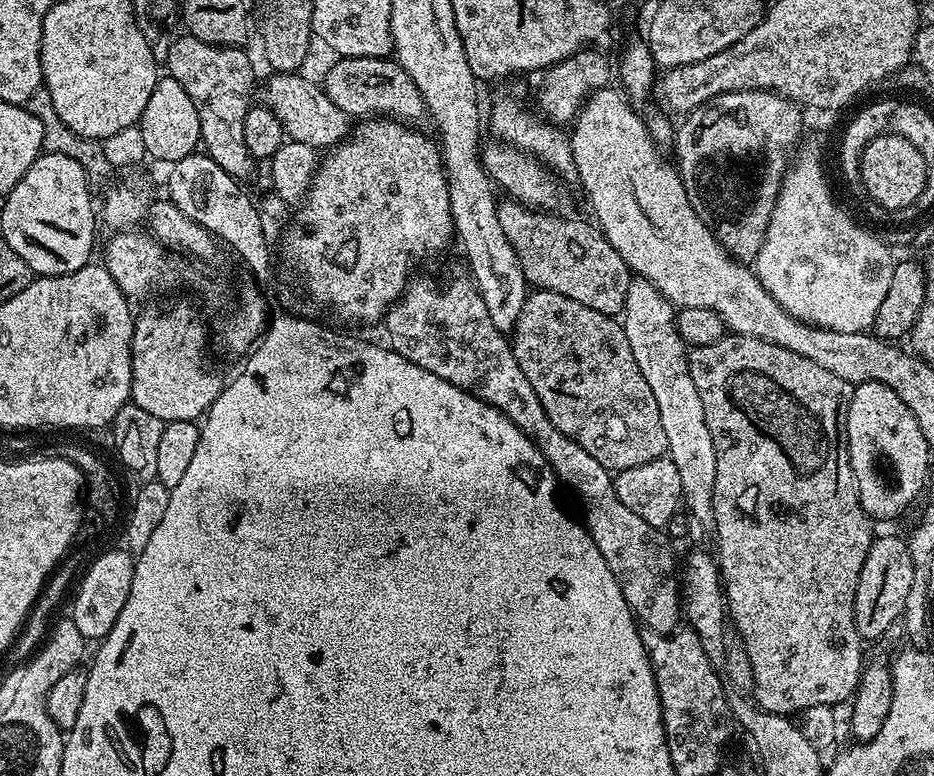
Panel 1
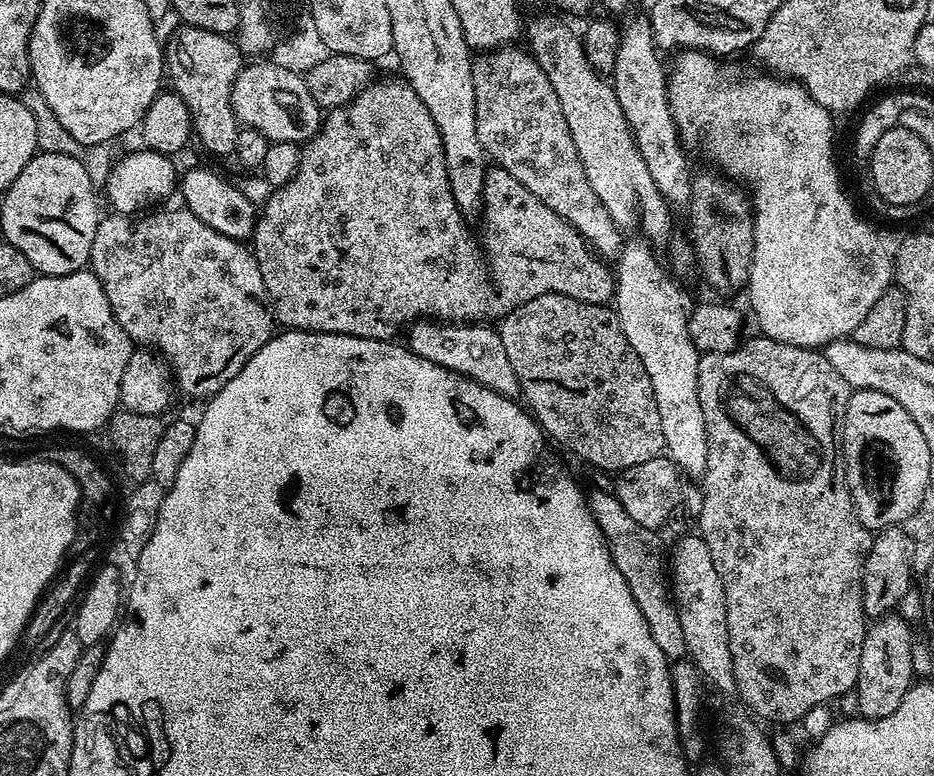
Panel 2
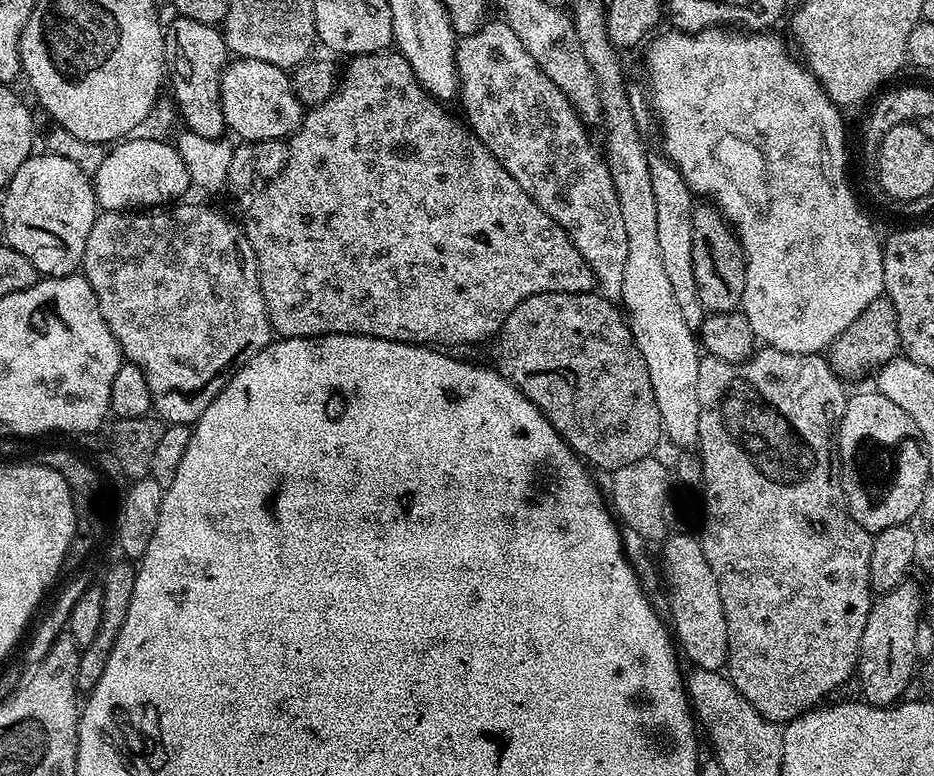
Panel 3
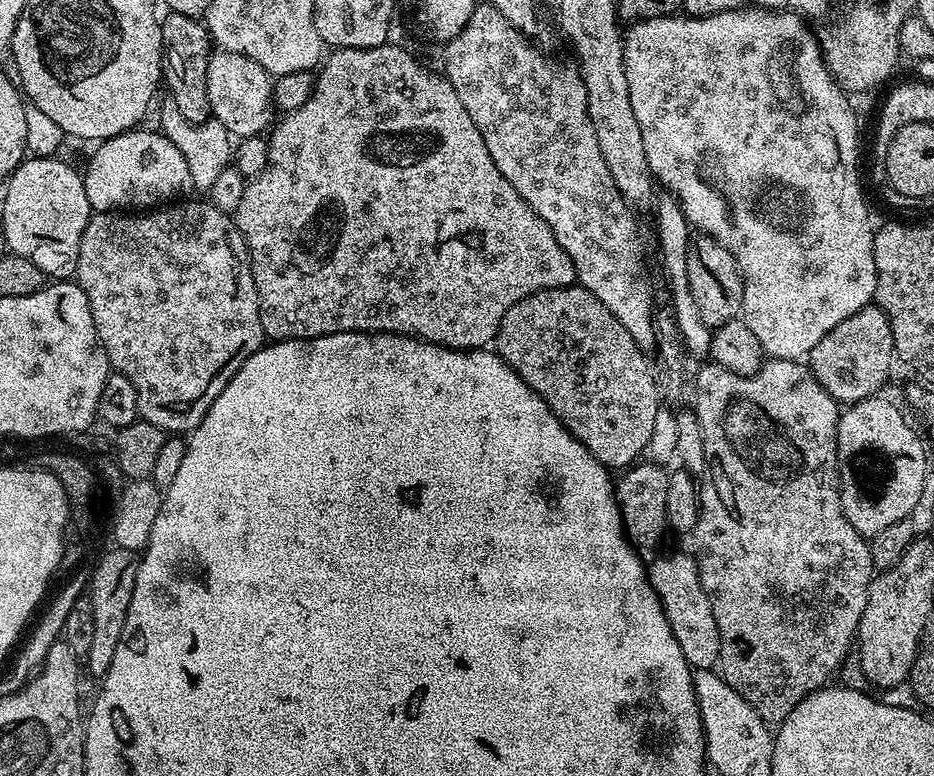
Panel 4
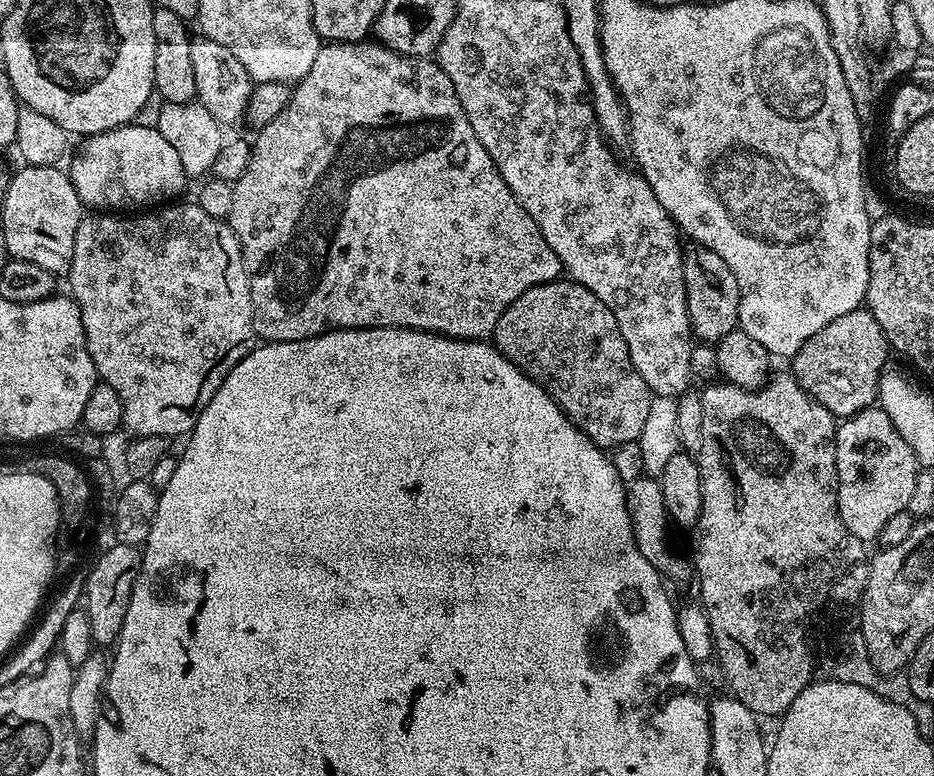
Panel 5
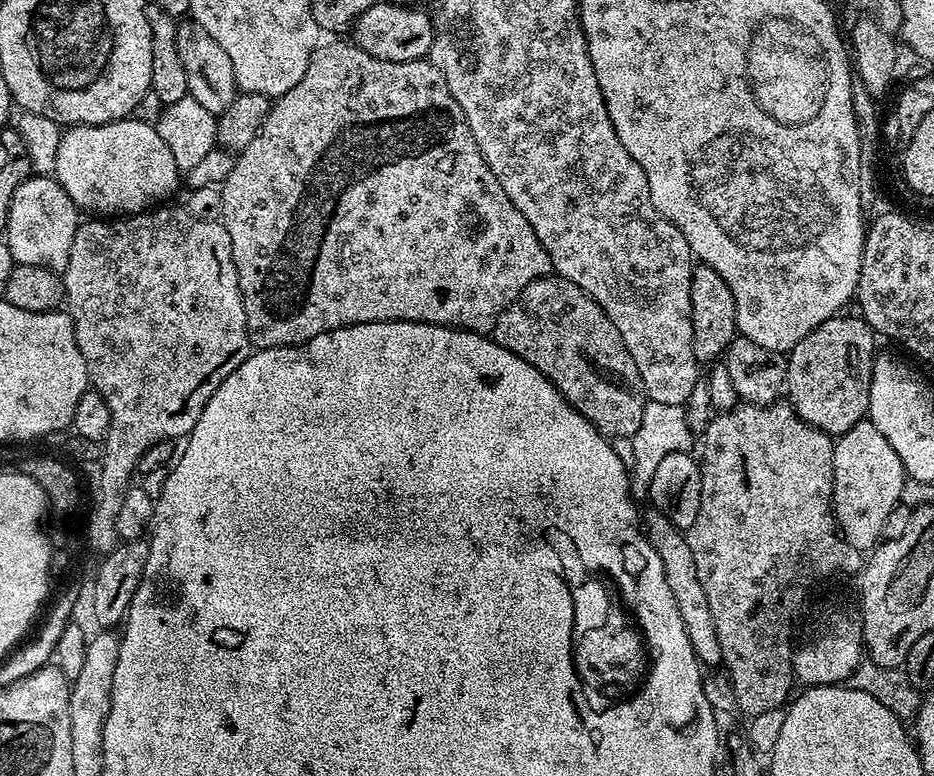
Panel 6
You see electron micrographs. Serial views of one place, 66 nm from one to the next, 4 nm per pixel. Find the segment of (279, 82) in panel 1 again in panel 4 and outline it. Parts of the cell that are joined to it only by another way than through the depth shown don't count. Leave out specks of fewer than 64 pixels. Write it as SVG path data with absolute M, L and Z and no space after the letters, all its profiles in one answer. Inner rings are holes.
M219 49L209 55L206 92L207 101L210 102L210 114L224 126L231 137L241 140L261 135L273 123L272 78L262 66L240 52Z

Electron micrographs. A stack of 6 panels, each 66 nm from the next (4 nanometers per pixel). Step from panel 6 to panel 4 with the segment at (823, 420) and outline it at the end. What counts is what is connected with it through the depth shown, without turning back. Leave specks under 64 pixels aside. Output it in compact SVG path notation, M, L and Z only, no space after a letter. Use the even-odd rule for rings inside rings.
M875 302L867 304L862 310L850 314L814 350L810 350L806 363L815 374L816 380L841 405L857 404L877 395L880 387L888 380L888 371L892 368L892 360L896 356L894 334L890 330L890 322L886 314Z

